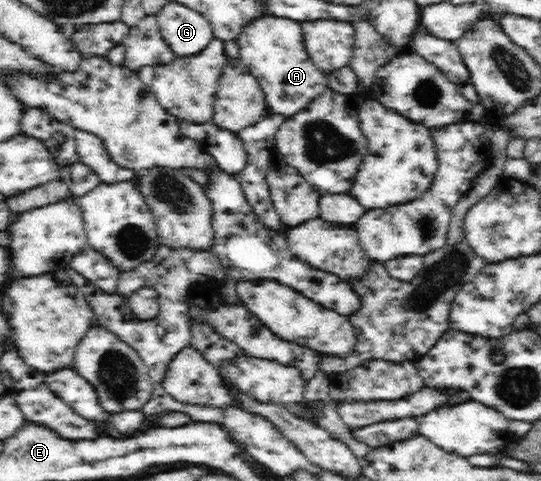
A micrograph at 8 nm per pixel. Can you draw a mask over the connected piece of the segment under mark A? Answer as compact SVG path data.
M263 17L248 25L239 35L239 59L261 86L266 111L271 116L291 117L329 88L327 72L315 65L305 49L303 29L297 21L285 17Z

